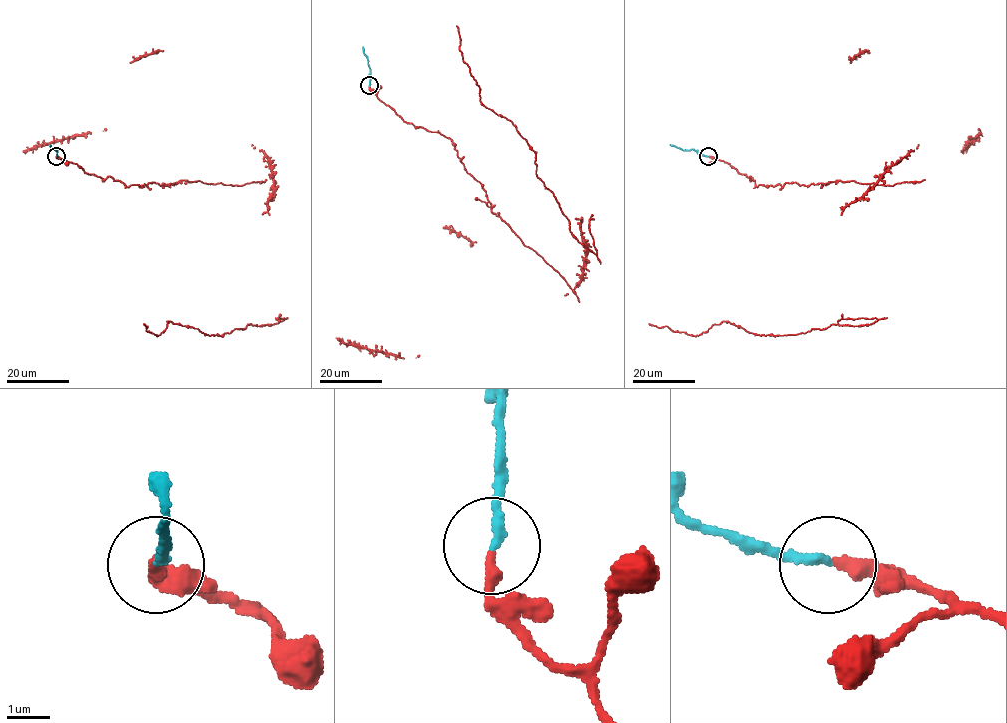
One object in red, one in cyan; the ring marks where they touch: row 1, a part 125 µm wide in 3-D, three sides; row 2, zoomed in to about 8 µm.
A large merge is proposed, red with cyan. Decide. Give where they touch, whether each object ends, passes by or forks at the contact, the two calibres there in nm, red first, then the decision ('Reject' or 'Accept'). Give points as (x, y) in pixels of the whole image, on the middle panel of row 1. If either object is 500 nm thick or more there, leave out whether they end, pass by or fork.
Place: (369, 85). At the ring red ends. At the ring cyan ends. Thickness 280 nm (red) against 220 nm. Reject

